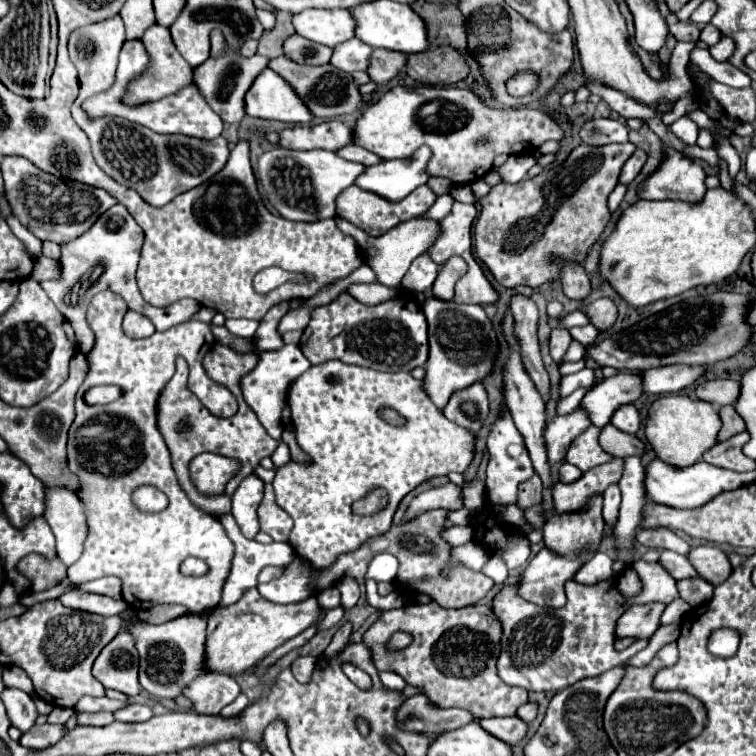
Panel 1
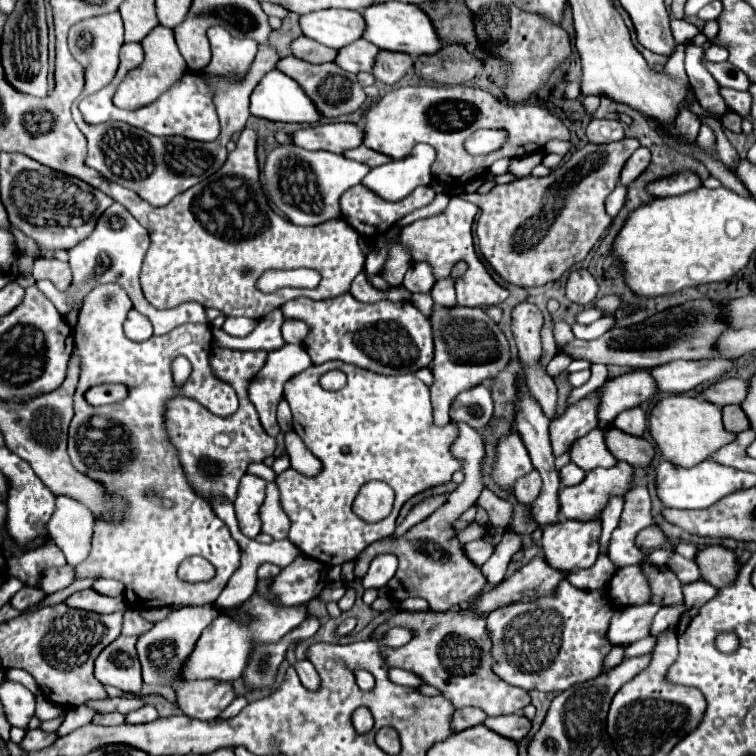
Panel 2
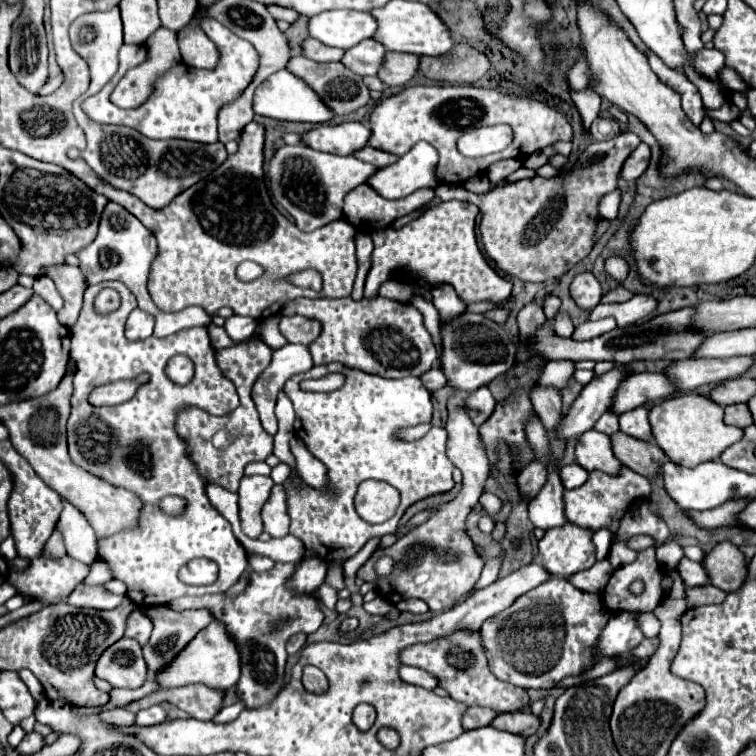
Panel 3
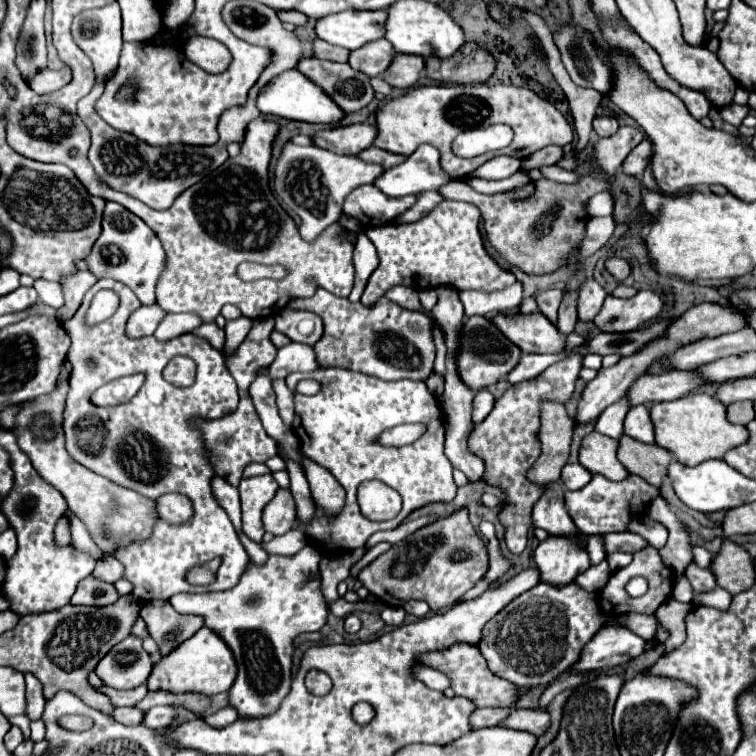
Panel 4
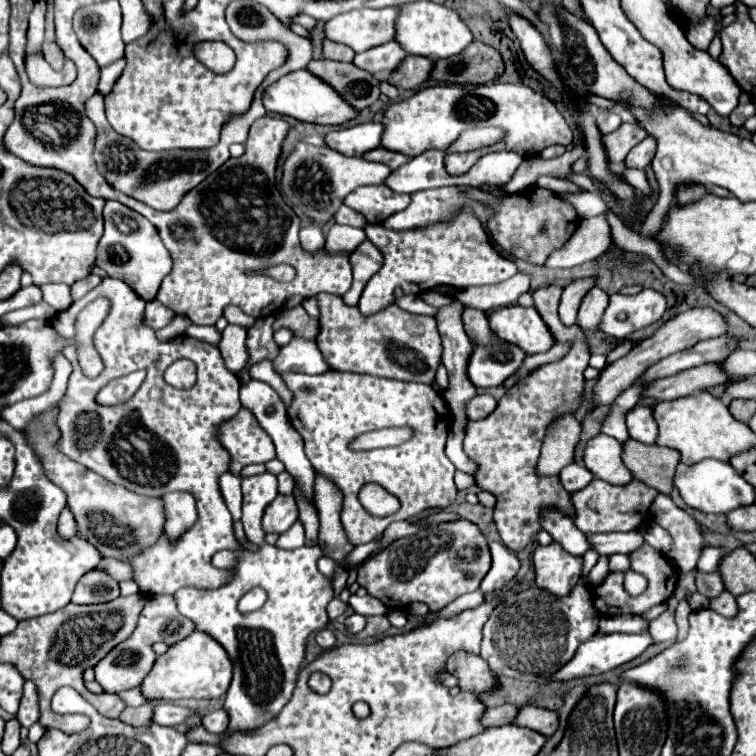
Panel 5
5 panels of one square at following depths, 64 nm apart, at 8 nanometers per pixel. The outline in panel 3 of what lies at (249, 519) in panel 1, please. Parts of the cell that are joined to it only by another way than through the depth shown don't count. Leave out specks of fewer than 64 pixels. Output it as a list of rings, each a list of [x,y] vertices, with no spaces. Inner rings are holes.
[[[244,476],[240,480],[238,496],[240,496],[240,520],[242,530],[250,538],[258,538],[262,534],[262,518],[260,510],[264,502],[270,498],[274,482],[270,476]]]

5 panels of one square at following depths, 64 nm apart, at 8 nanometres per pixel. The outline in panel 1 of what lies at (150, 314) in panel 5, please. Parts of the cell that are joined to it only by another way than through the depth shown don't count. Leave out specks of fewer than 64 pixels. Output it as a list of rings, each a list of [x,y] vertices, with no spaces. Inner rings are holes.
[[[128,310],[124,316],[124,334],[128,338],[148,338],[154,334],[154,324],[146,316]]]

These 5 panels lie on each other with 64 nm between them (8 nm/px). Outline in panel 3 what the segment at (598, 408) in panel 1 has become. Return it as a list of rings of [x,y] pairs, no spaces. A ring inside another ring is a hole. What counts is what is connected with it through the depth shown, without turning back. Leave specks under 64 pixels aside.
[[[640,372],[640,374],[630,374],[618,388],[614,396],[612,408],[616,412],[628,412],[644,402],[658,402],[668,396],[676,394],[676,388],[668,384],[668,376],[664,374],[652,374],[652,372]]]

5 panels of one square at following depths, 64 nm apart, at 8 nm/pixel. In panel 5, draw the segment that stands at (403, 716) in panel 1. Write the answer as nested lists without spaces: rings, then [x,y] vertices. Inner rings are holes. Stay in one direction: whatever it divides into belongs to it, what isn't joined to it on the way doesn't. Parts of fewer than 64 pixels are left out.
[[[502,704],[502,706],[496,706],[496,708],[488,708],[484,718],[482,718],[482,724],[484,726],[502,726],[502,724],[514,722],[518,710],[520,708],[514,706],[514,704]]]

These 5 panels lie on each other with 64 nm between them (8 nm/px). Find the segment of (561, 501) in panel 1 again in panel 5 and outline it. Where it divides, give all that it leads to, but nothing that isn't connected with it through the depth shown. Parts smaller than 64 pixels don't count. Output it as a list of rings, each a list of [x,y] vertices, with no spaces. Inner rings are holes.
[[[594,478],[584,490],[578,490],[572,494],[572,502],[576,508],[574,524],[586,536],[598,534],[598,532],[638,530],[638,526],[650,518],[650,504],[656,496],[658,496],[658,492],[640,480],[634,480],[626,486],[612,486],[600,478]]]

